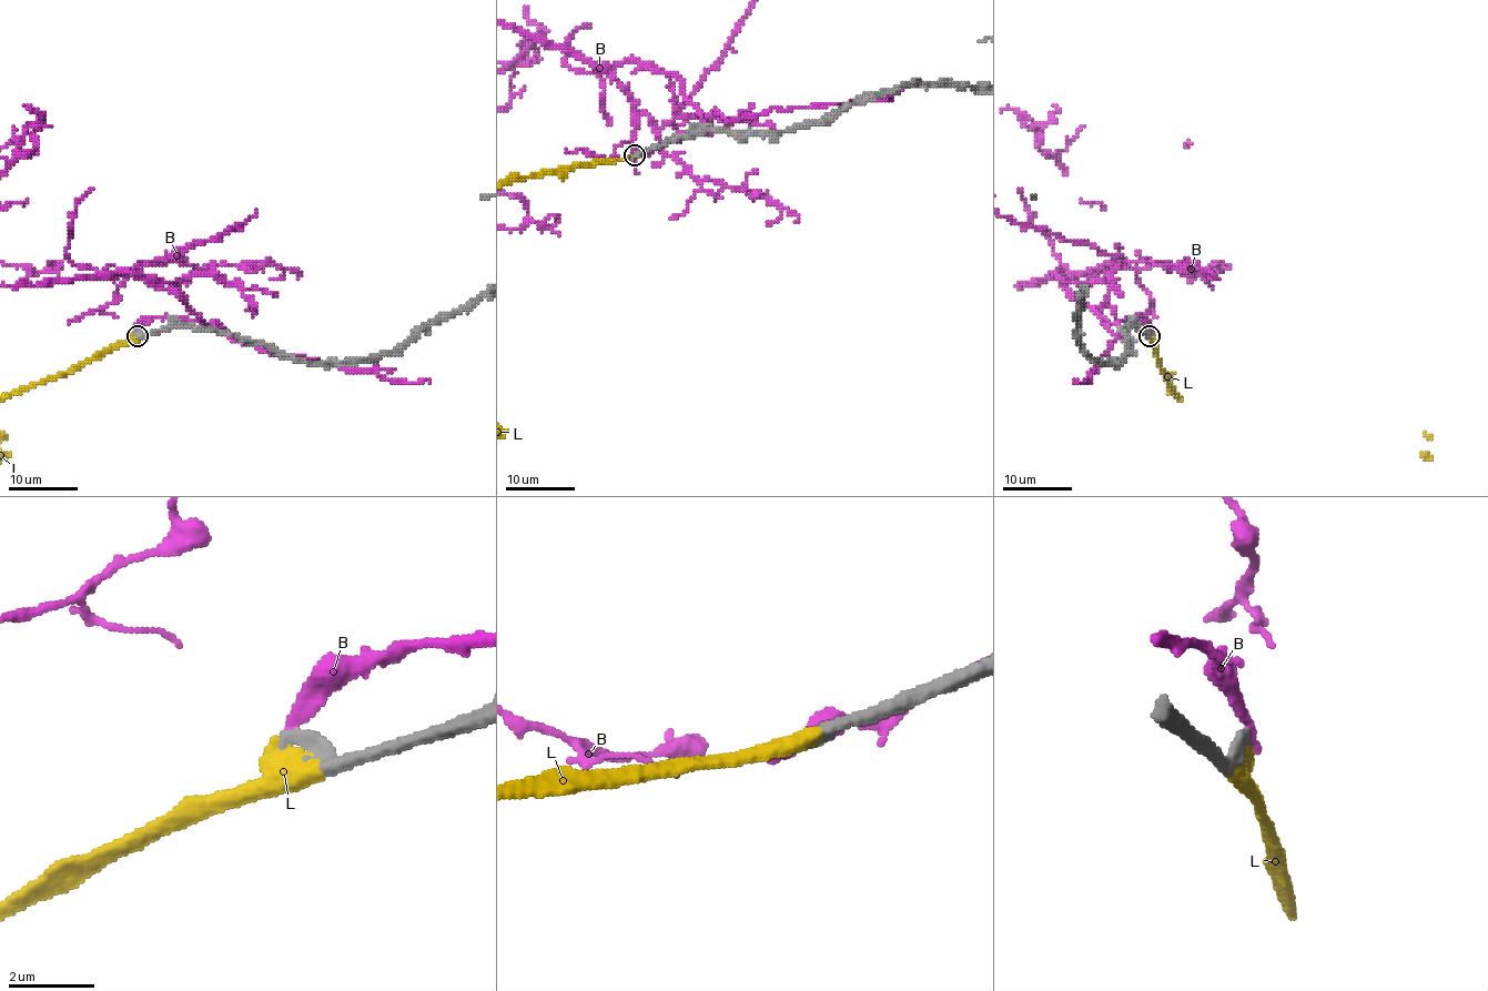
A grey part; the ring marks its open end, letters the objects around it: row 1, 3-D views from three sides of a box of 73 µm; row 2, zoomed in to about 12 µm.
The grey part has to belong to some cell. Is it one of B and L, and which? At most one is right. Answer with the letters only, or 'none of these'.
L

